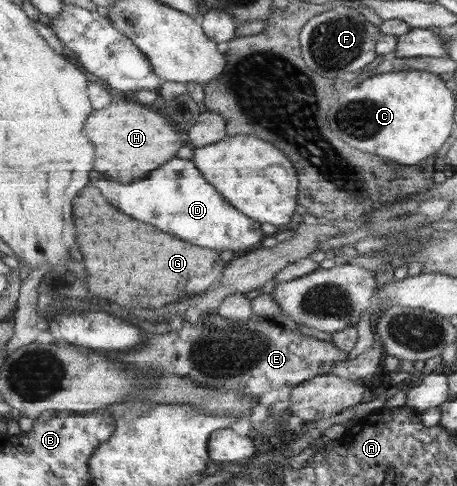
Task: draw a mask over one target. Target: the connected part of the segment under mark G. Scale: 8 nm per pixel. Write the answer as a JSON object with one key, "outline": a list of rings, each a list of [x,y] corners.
{"outline":[[[89,185],[83,188],[79,197],[74,199],[74,203],[75,223],[79,229],[79,245],[85,255],[87,271],[91,275],[87,287],[93,297],[103,297],[125,309],[163,307],[167,303],[175,303],[175,301],[207,292],[226,271],[228,262],[221,259],[219,249],[203,249],[199,245],[191,245],[183,239],[163,233],[161,229],[157,229],[153,225],[147,225],[143,221],[137,221],[137,219],[125,215],[123,211],[115,209],[115,206],[108,201],[98,187]]]}

